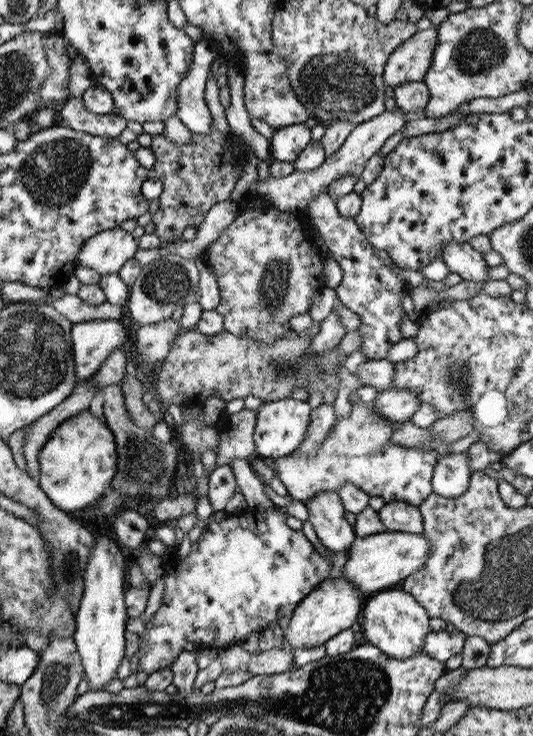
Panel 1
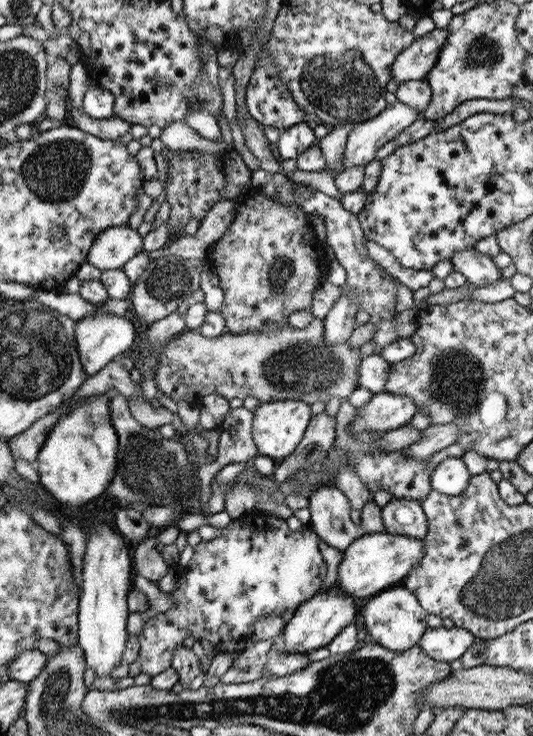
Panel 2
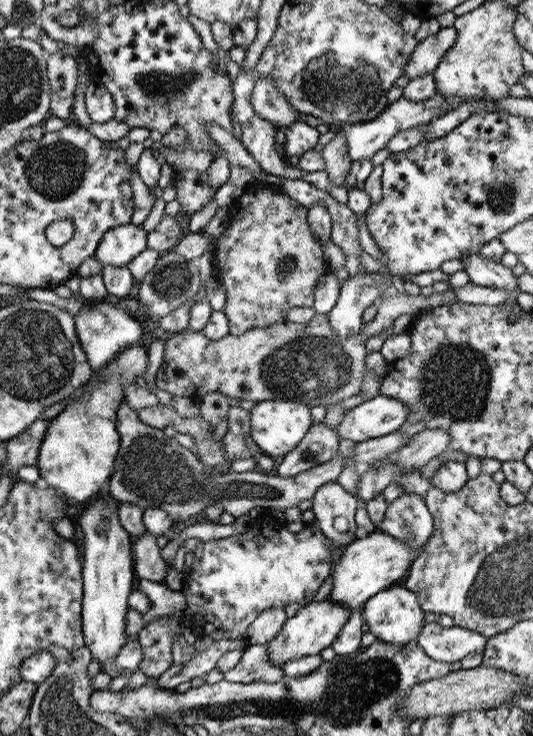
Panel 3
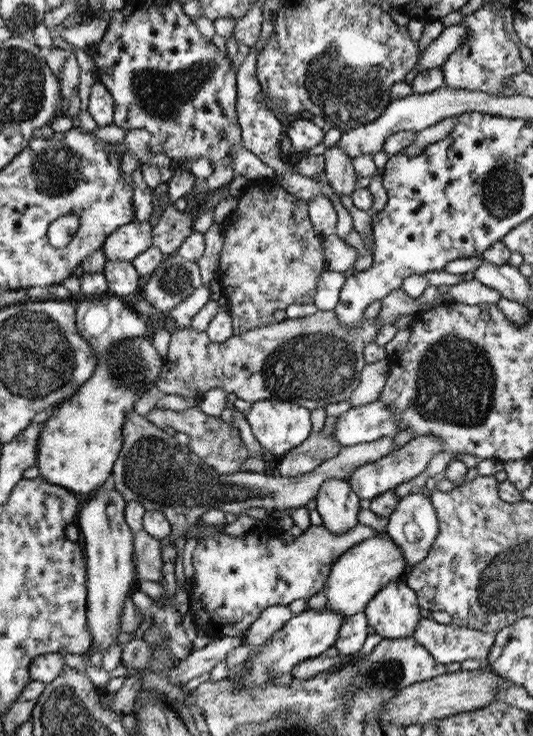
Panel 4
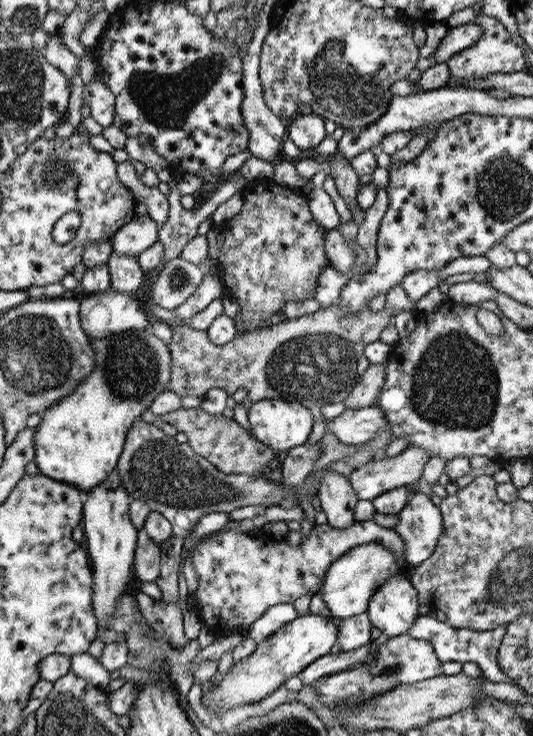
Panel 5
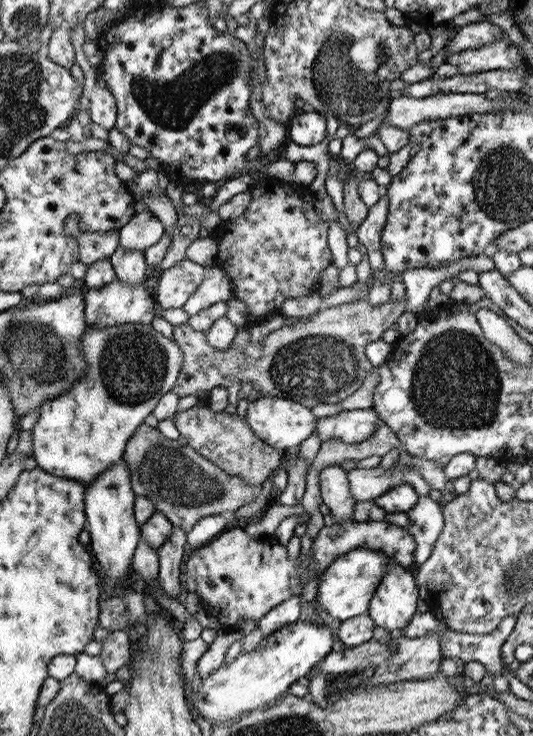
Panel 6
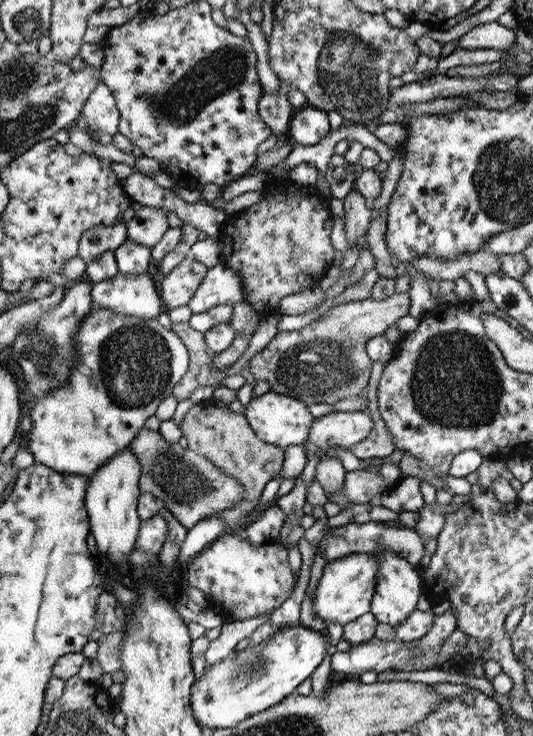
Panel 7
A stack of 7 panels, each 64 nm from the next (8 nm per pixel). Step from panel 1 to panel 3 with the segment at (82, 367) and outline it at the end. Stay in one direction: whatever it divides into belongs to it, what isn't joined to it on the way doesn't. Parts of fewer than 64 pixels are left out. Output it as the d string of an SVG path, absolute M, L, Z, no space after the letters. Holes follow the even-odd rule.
M103 300L103 302L93 302L89 306L83 306L81 312L77 312L75 316L75 334L79 338L79 344L85 352L85 358L91 366L91 370L99 370L103 366L107 366L121 350L127 350L131 346L137 344L139 336L141 336L141 328L139 322L133 320L129 314L125 314L123 310L115 308L115 300Z

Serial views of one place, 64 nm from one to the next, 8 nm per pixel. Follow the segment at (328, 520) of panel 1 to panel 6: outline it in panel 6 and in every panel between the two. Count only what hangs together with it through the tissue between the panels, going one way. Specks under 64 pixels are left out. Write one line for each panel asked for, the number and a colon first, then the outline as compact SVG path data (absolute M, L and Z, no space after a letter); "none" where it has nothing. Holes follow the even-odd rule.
2: M333 484L315 488L307 508L311 514L309 526L327 546L345 552L347 546L359 538L359 530L349 520L349 502Z
3: M327 482L317 488L311 502L315 526L321 530L321 534L331 542L345 546L351 544L357 528L353 522L353 514L359 508L355 498L337 482Z
4: M329 478L321 484L315 496L315 510L321 516L321 526L333 534L345 534L359 524L359 496L341 478Z
5: M329 470L321 478L321 484L315 490L315 496L319 498L321 512L325 514L329 526L347 528L355 524L355 506L359 498L345 476Z
6: M327 466L317 474L319 478L319 492L321 502L329 508L329 516L333 516L339 524L345 524L351 520L351 512L355 508L355 498L349 490L347 470L341 470L341 466Z

